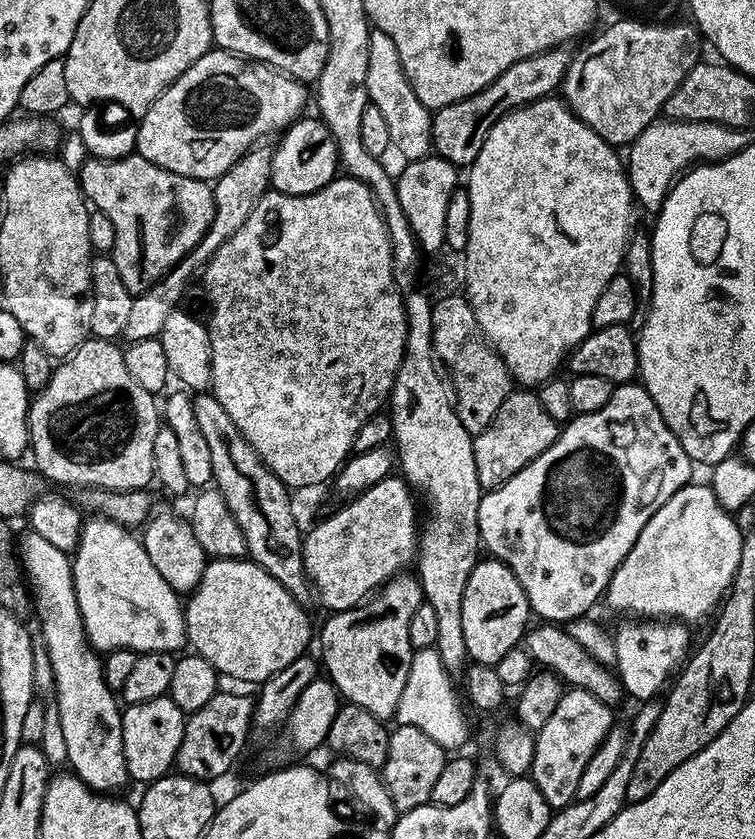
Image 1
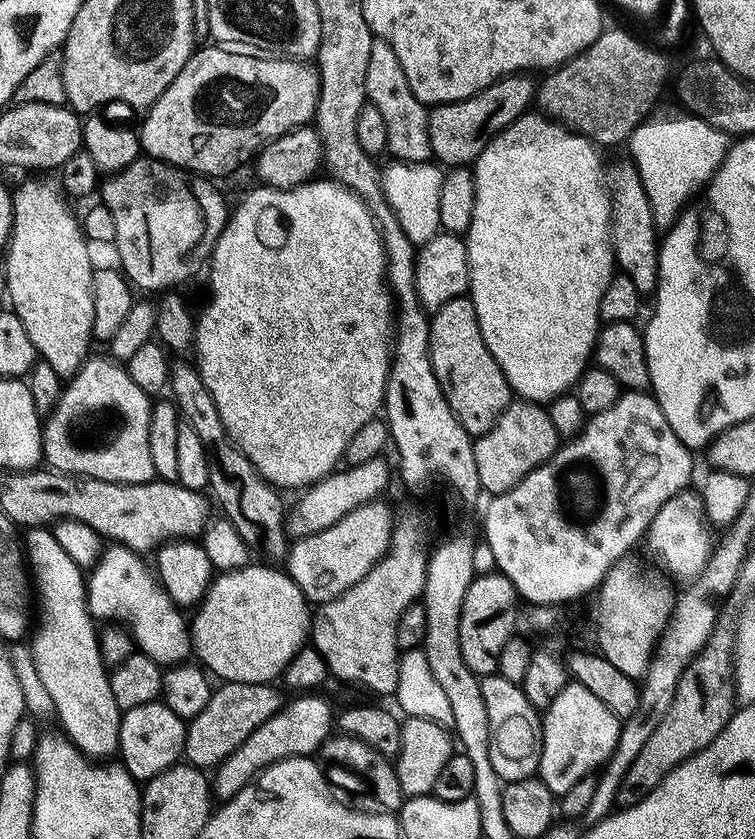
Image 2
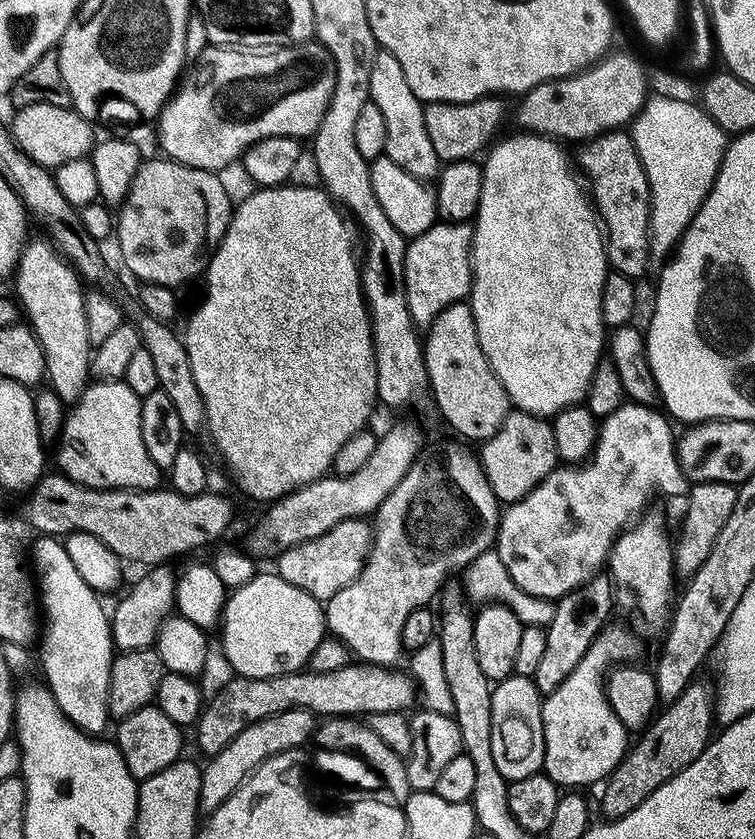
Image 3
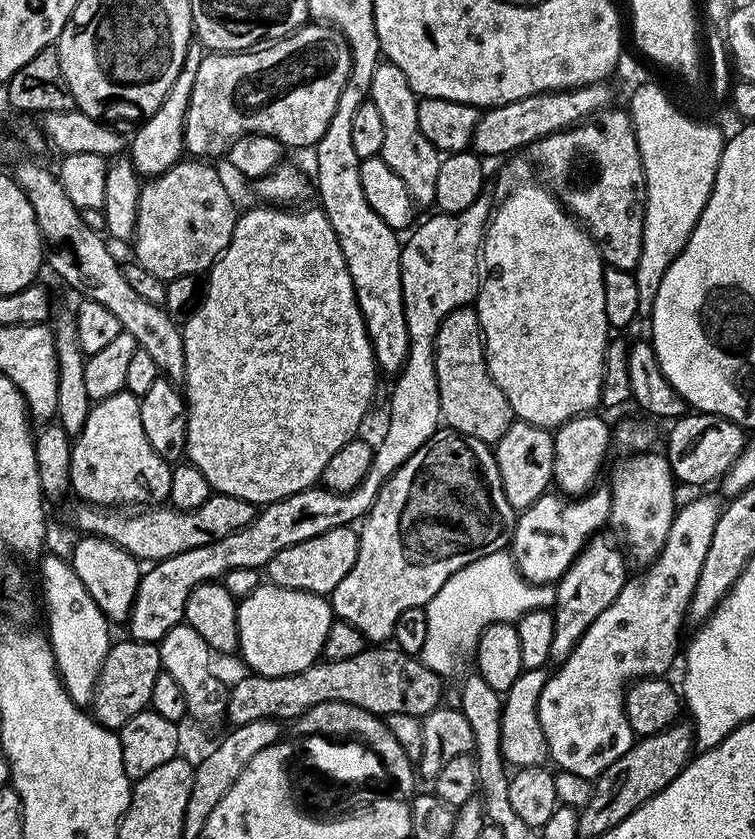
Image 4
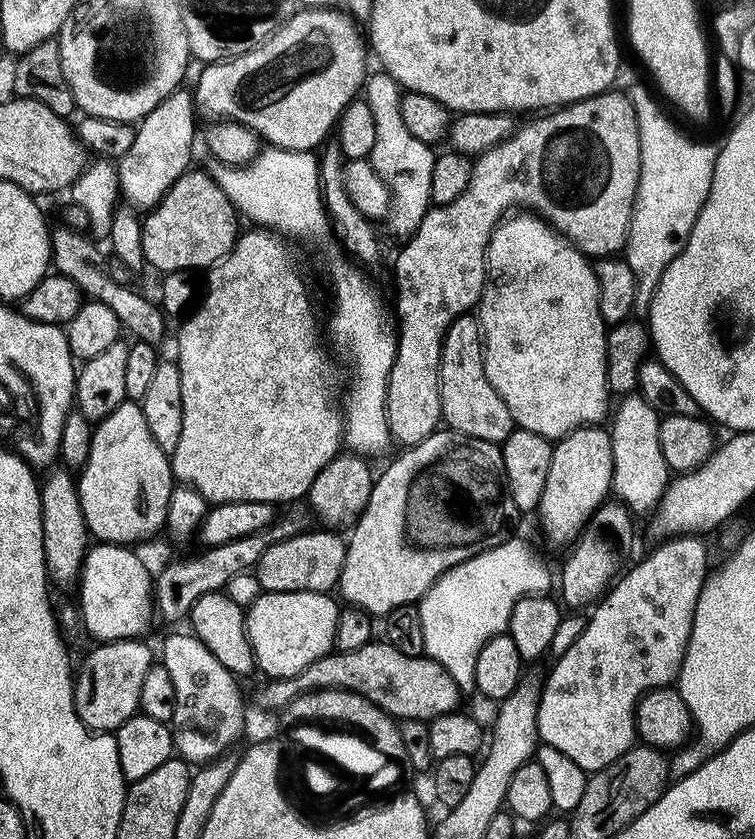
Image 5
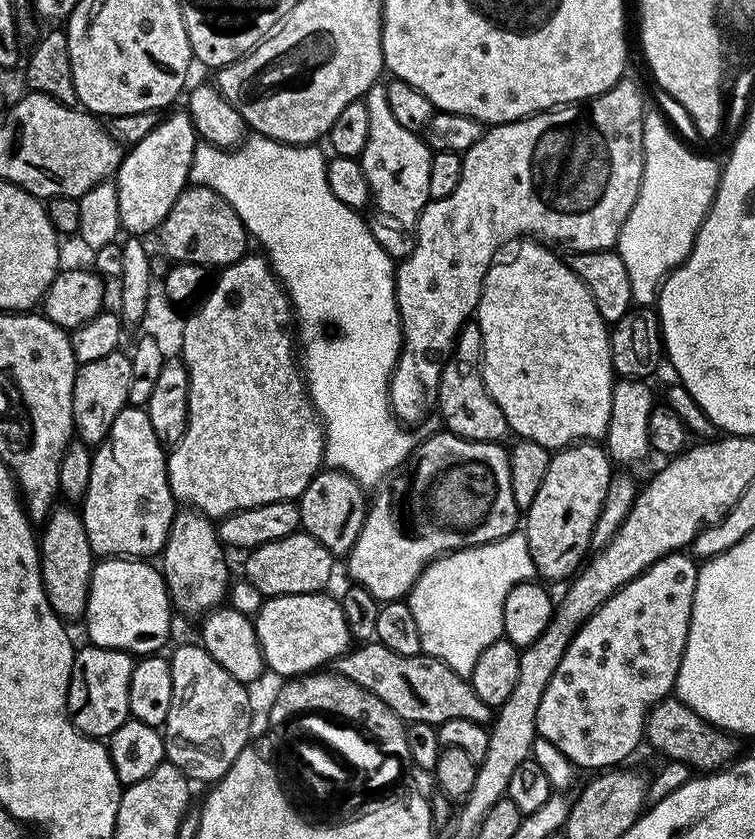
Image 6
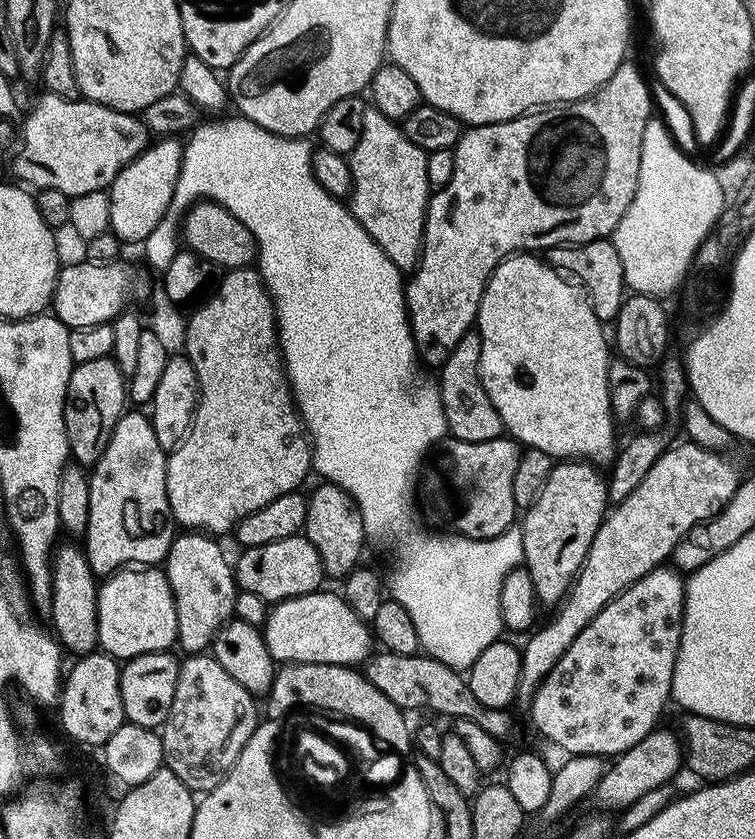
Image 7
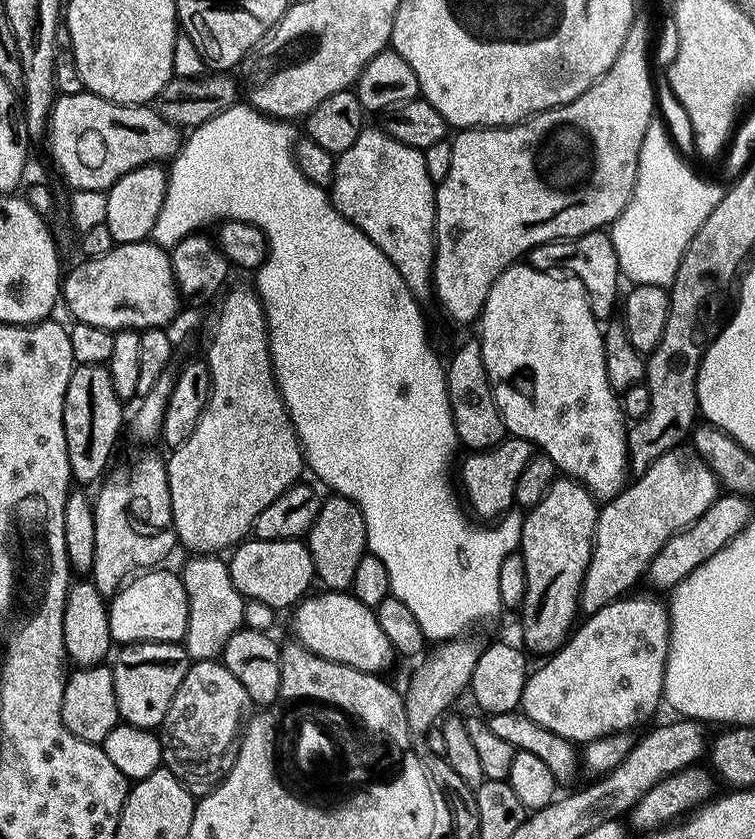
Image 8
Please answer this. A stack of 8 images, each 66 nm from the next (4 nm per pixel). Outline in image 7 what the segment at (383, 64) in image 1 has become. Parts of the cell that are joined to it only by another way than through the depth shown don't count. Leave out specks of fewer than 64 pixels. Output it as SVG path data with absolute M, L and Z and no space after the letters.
M371 106L365 107L362 114L362 134L358 138L358 146L347 157L352 175L352 190L350 193L350 207L354 218L378 242L378 246L394 262L394 266L401 270L412 270L419 265L420 249L424 239L424 220L428 217L428 202L430 187L427 180L428 153L423 152L404 133L403 127L397 121L386 118Z

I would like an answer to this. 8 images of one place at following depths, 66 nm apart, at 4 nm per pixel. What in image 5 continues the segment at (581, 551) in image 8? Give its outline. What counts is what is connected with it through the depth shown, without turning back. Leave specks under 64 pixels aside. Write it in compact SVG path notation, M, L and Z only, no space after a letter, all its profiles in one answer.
M587 424L585 428L575 428L570 434L561 436L559 440L555 441L550 458L550 474L546 474L546 490L542 490L538 509L540 524L544 527L544 536L550 543L568 546L575 541L596 509L609 499L613 470L612 434L607 427Z

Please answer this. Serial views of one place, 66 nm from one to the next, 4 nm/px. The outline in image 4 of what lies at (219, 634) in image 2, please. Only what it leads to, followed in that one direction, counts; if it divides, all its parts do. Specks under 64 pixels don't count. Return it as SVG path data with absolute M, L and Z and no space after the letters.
M271 582L261 583L260 587L254 589L249 596L243 597L237 603L236 614L238 616L238 638L240 639L240 646L238 649L239 655L244 655L244 660L249 664L251 671L257 676L285 676L286 674L298 674L302 670L306 670L310 665L316 663L321 659L324 643L326 642L326 634L330 630L332 621L332 605L325 597L316 596L313 592L299 592L298 590L290 590L289 588L279 588L276 584Z

